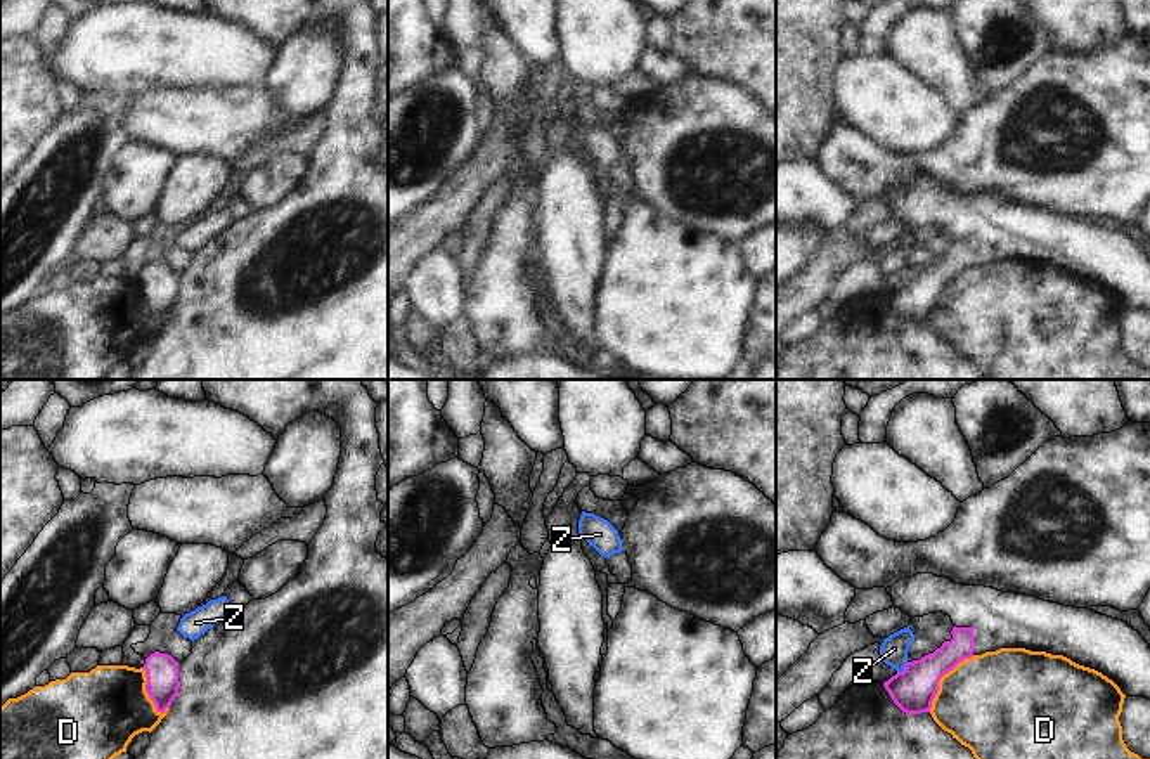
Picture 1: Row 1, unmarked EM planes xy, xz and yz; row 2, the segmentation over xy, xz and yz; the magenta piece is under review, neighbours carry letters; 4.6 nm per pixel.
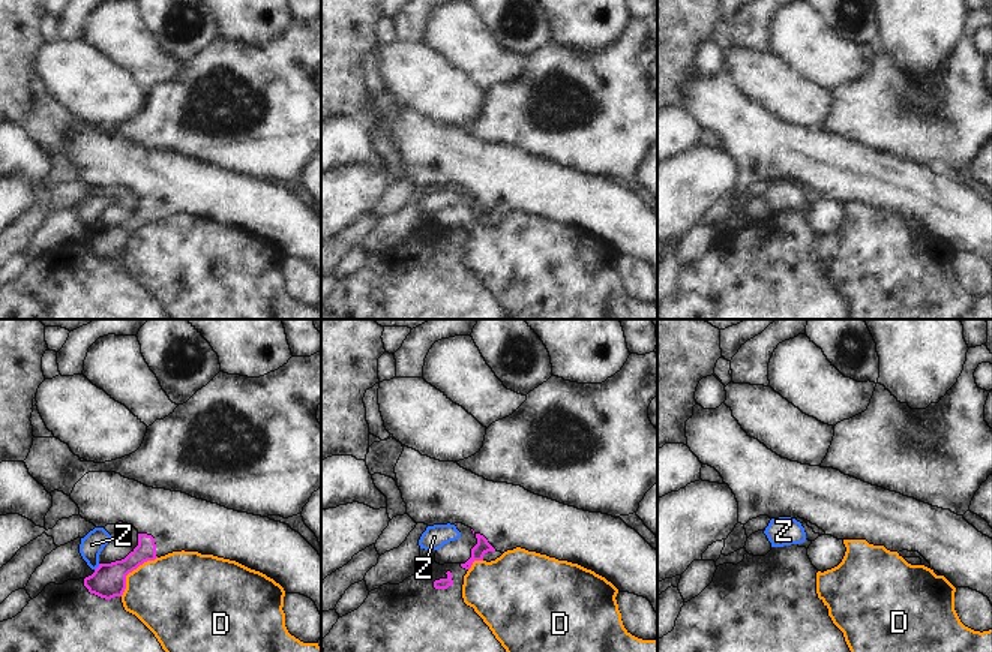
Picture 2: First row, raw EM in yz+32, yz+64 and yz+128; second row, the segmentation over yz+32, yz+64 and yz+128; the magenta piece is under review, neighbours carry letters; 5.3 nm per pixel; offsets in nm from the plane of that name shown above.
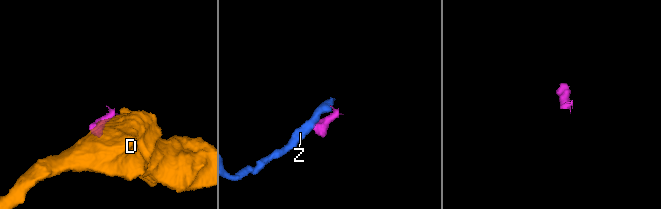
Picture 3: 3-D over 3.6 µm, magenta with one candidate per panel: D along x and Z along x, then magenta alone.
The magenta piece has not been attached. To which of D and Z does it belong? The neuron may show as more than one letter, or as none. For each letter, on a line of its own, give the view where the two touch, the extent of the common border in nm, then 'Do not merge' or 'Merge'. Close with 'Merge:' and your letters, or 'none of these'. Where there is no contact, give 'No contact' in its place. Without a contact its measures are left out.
D: Touches magenta in yz. Shared border 340 nm. Do not merge
Z: Touches magenta in yz. Shared border 80 nm. Do not merge
Merge: none of these.

